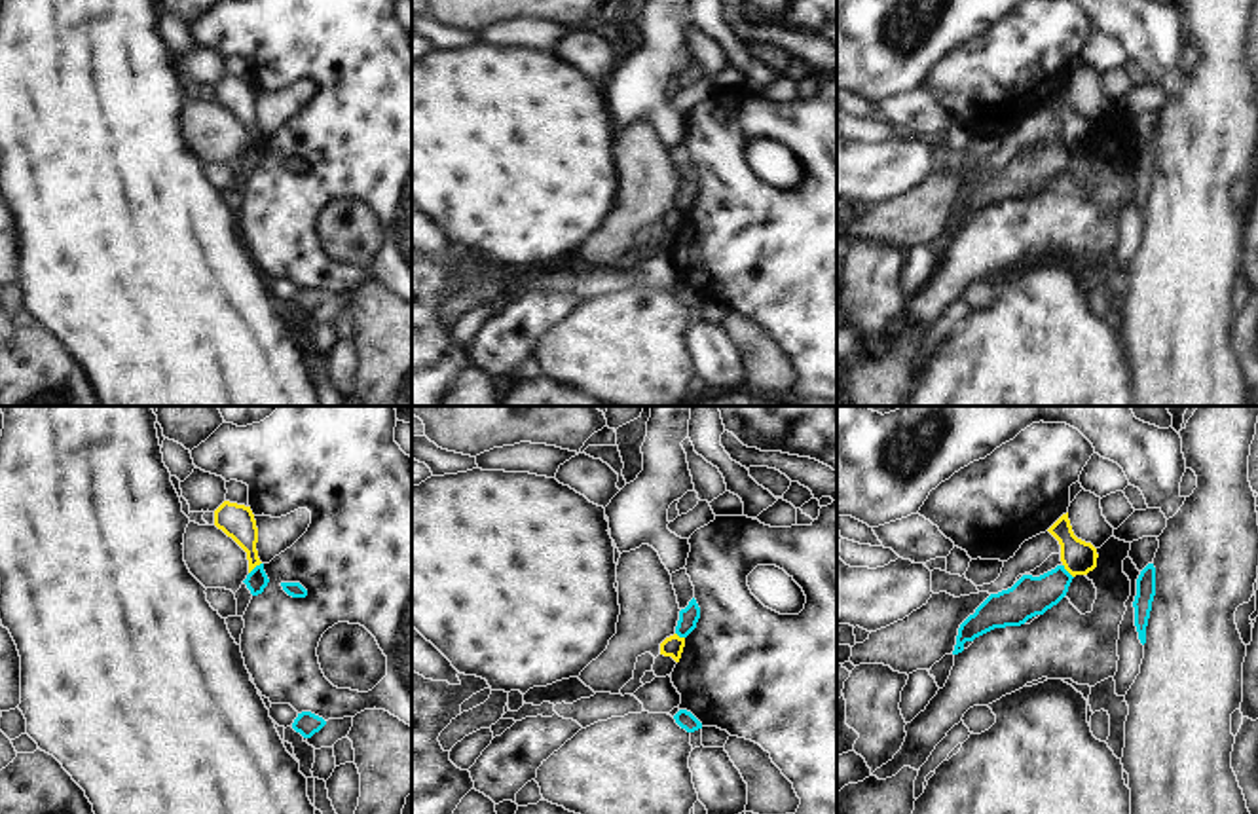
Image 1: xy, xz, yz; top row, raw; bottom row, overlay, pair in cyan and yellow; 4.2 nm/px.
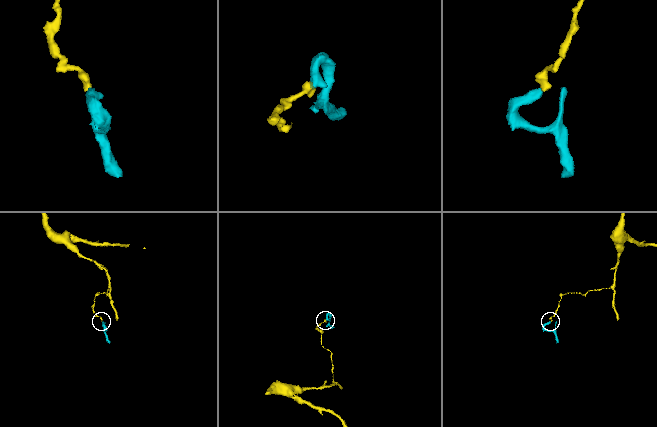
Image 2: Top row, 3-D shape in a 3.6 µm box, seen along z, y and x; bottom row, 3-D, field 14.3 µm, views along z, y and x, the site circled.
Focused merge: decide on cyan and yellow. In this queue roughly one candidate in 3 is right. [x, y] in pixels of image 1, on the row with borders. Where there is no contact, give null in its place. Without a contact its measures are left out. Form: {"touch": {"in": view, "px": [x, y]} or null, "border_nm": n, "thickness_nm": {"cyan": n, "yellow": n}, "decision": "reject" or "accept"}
{"touch": {"in": "xy", "px": [255, 568]}, "border_nm": 80, "thickness_nm": {"cyan": 90, "yellow": 140}, "decision": "reject"}

